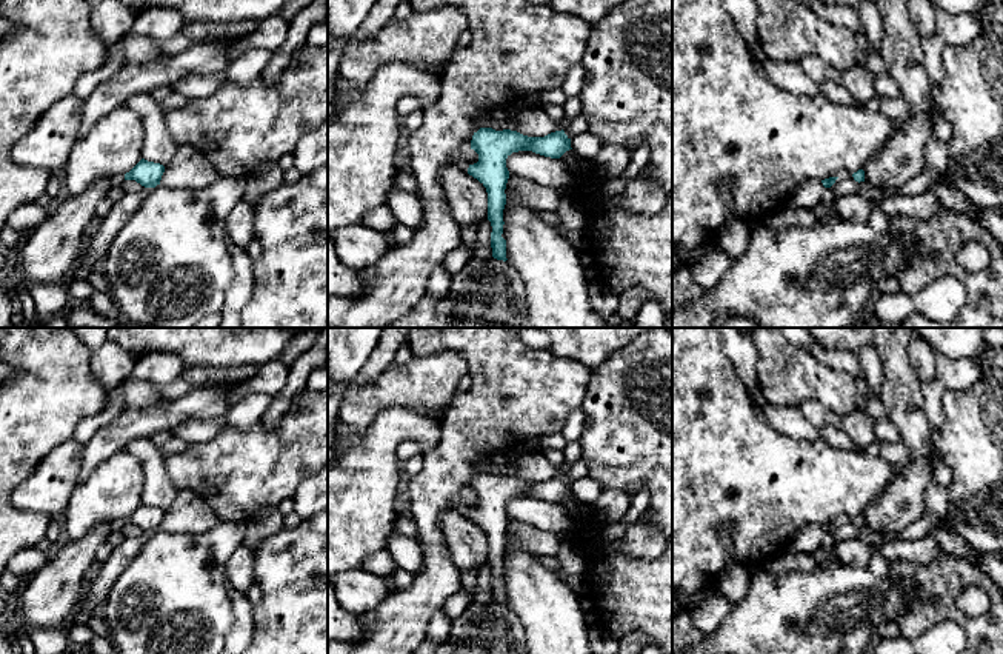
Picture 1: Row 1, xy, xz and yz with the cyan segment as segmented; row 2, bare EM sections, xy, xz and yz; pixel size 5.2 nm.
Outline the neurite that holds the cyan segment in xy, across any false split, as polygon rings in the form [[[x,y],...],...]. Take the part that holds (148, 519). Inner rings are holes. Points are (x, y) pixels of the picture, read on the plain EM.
[[[142,503],[129,517],[111,523],[112,531],[122,529],[125,525],[135,525],[145,532],[155,532],[160,529],[165,511],[160,508]]]

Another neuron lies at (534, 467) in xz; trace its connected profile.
[[[532,451],[520,459],[511,457],[505,474],[517,475],[528,482],[545,482],[561,475],[566,466],[566,463],[563,466],[552,465],[541,452]]]

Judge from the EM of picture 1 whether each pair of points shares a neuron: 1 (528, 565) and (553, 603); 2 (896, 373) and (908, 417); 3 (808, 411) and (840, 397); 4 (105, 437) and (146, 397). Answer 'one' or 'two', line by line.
1: one
2: one
3: two
4: two

